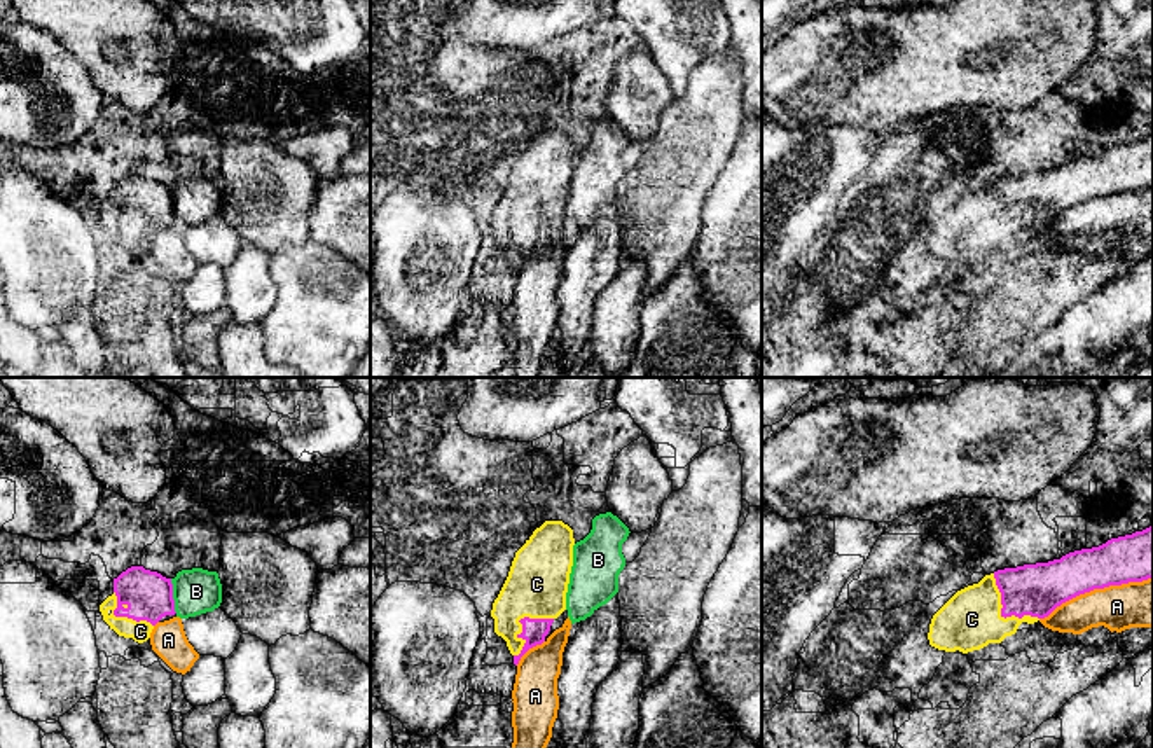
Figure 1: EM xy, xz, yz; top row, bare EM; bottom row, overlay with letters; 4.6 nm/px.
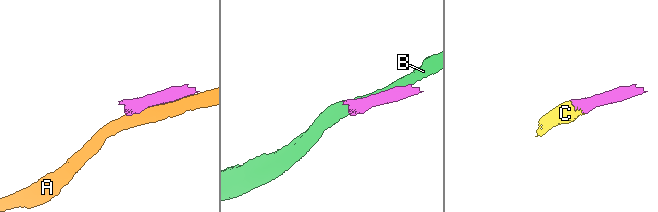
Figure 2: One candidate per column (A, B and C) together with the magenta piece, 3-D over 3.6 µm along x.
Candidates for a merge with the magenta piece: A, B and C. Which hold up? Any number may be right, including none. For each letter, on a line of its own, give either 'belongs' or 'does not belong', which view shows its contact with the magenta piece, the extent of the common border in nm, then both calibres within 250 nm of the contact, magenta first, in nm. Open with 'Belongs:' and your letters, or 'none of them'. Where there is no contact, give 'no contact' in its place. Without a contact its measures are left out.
Belongs: C
A: does not belong; meets magenta in yz; contact 550 nm long; 220 nm thick on the magenta side, 220 nm on the other
B: does not belong; meets magenta in xy; contact 160 nm long; 220 nm thick on the magenta side, 220 nm on the other
C: belongs; meets magenta in yz; contact 300 nm long; 240 nm thick on the magenta side, 280 nm on the other

